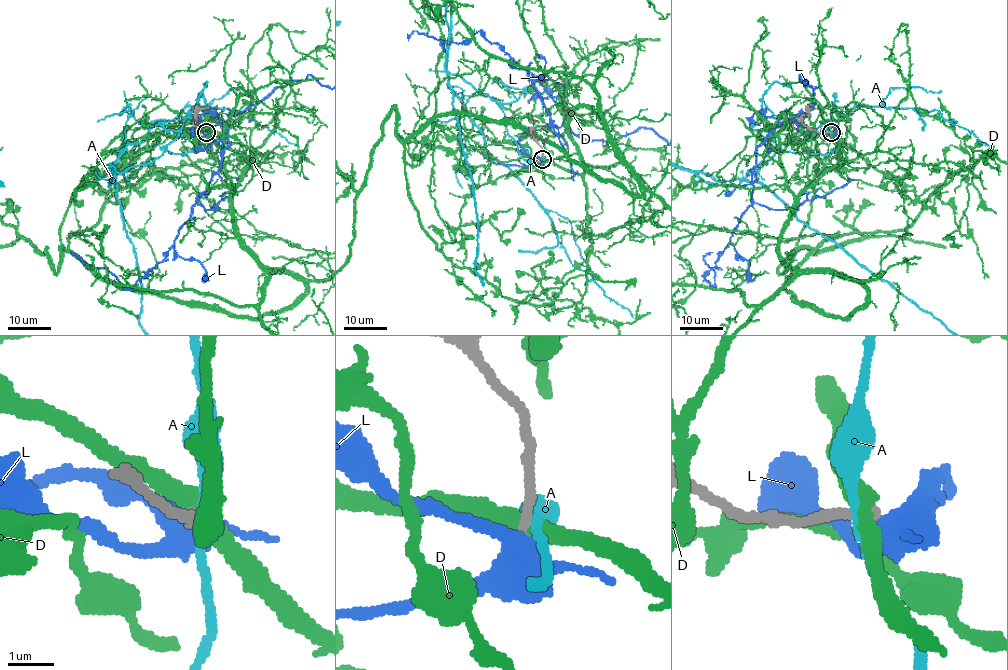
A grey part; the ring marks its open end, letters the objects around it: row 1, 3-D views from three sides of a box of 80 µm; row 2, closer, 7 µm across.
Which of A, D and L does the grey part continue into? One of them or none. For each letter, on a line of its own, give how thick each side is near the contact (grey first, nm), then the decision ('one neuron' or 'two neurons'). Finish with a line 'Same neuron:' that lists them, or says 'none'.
A: 260 nm thick on the grey side, 190 nm on the other; two neurons
D: 240 nm thick on the grey side, 400 nm on the other; two neurons
L: 220 nm thick on the grey side, 480 nm on the other; two neurons
Same neuron: none

